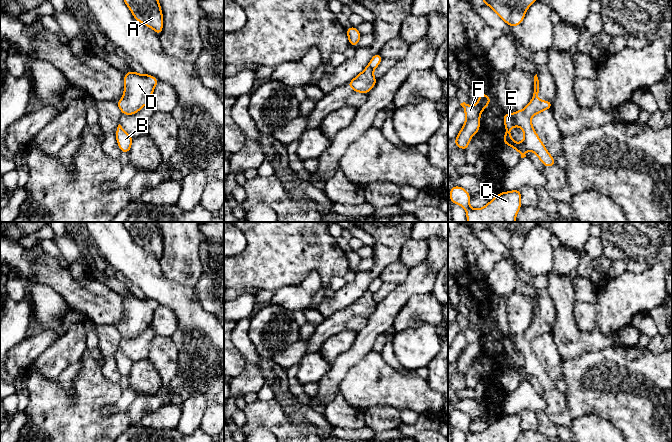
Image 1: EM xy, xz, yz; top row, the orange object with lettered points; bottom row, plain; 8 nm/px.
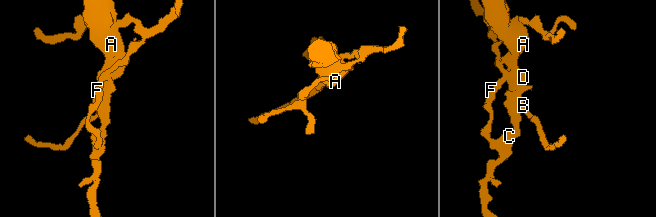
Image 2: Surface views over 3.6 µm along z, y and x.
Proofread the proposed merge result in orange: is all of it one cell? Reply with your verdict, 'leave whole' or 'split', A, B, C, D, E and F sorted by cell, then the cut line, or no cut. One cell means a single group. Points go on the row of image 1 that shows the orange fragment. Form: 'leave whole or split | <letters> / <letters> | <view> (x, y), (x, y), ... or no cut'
leave whole | A B C D E F | no cut

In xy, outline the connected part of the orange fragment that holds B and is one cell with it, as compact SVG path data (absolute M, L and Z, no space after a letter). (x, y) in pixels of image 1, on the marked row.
M119 124L116 129L116 139L118 146L123 153L129 153L133 138Z

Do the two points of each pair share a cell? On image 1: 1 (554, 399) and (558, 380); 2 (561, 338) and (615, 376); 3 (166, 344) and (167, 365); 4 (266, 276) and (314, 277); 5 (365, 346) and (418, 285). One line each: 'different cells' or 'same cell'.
1: different cells
2: different cells
3: same cell
4: different cells
5: same cell

